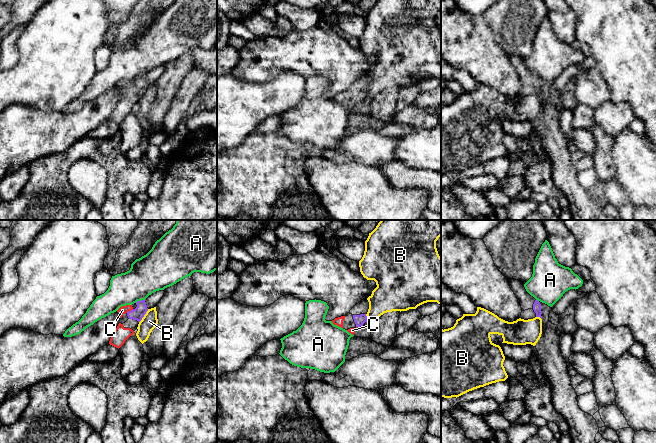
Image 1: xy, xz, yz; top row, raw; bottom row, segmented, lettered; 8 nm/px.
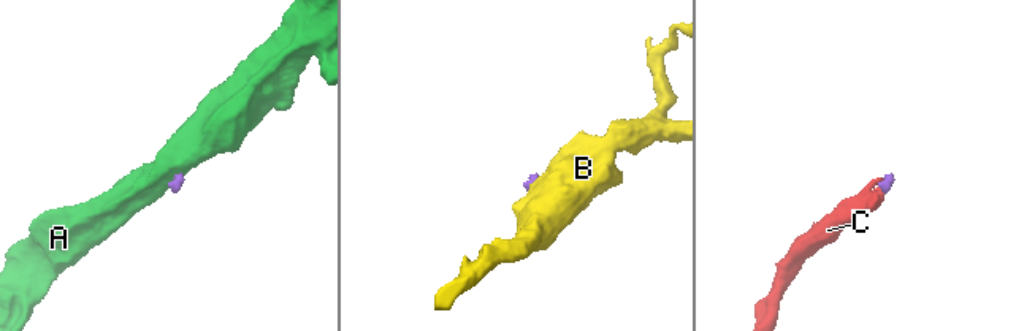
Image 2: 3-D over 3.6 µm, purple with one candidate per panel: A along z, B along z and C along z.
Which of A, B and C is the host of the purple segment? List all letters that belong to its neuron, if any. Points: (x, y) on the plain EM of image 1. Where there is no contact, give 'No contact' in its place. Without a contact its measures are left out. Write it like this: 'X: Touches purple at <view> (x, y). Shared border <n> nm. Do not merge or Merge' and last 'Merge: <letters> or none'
A: Touches purple at xy (139, 77). Shared border 80 nm. Do not merge
B: Touches purple at xy (143, 92). Shared border 130 nm. Do not merge
C: Touches purple at xy (129, 87). Shared border 70 nm. Merge
Merge: C

